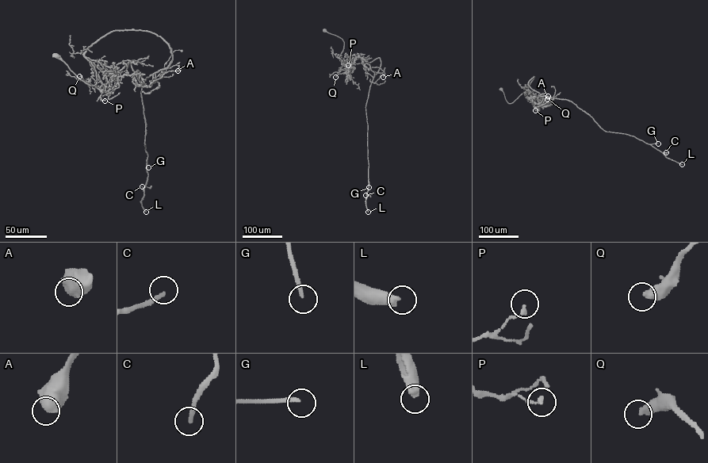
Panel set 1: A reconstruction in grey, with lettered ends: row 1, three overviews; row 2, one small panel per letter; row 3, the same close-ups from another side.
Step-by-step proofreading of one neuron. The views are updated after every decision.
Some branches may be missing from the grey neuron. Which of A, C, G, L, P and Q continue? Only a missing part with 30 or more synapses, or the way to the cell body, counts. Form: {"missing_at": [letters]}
{"missing_at": ["C", "G", "L"]}

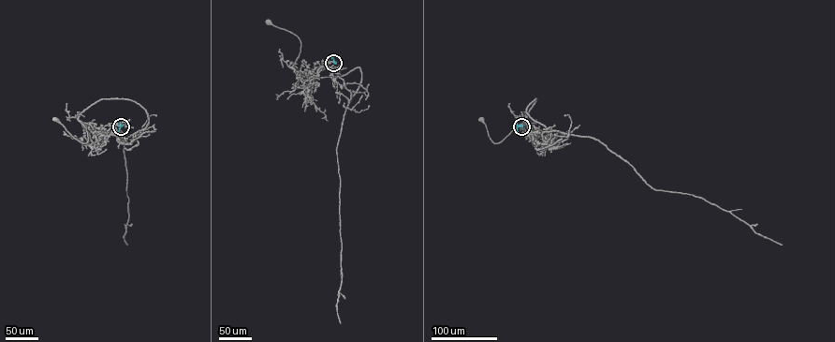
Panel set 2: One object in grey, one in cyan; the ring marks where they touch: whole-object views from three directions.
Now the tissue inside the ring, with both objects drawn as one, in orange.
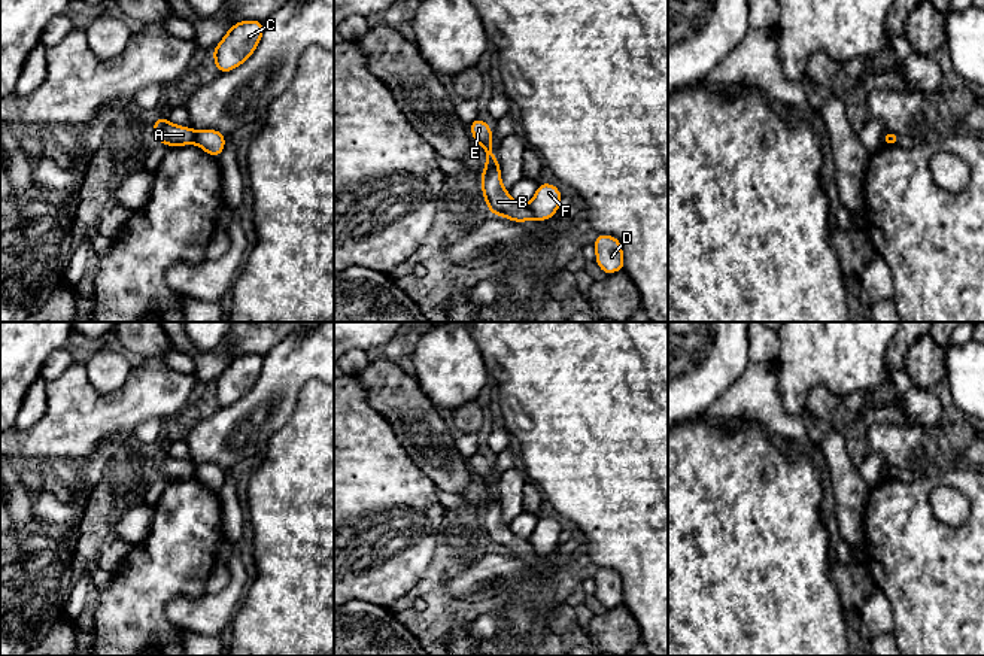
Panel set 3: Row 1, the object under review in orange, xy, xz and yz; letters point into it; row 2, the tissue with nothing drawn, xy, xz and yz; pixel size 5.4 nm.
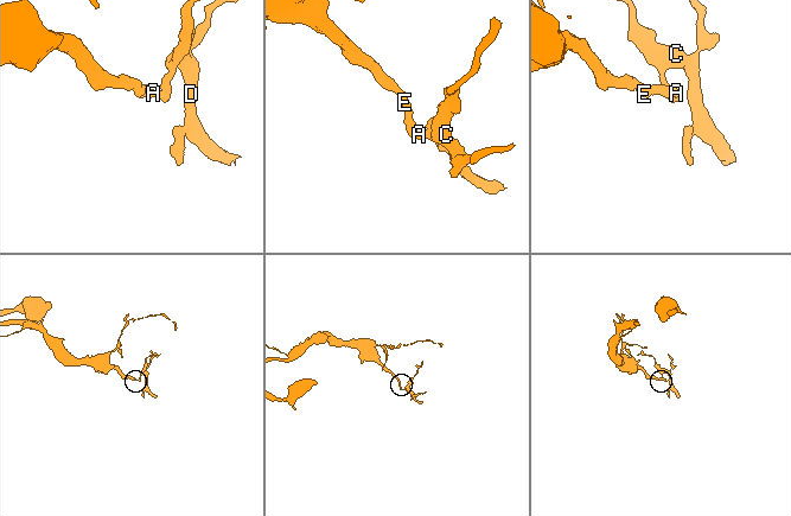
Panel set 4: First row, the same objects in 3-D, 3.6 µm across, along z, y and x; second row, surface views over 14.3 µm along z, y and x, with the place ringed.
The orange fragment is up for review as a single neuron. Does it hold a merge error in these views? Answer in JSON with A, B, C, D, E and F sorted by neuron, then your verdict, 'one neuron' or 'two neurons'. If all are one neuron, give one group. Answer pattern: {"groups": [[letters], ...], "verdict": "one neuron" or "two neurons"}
{"groups": [["A", "B", "E"], ["C", "D", "F"]], "verdict": "two neurons"}

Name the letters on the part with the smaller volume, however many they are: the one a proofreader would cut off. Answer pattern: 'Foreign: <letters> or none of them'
Foreign: C, D, F

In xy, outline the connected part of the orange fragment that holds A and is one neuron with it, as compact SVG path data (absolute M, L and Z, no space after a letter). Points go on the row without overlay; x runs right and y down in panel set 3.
M158 450L154 455L154 473L167 480L180 480L195 477L197 465L192 462L180 461Z

